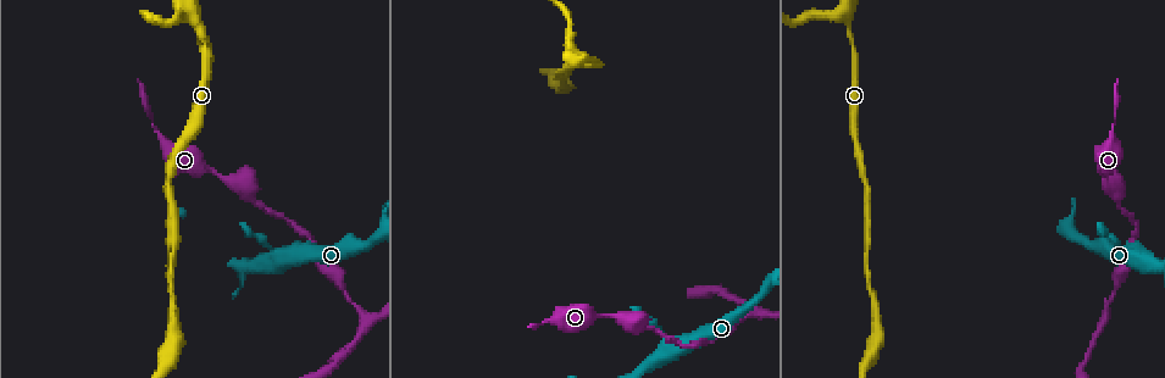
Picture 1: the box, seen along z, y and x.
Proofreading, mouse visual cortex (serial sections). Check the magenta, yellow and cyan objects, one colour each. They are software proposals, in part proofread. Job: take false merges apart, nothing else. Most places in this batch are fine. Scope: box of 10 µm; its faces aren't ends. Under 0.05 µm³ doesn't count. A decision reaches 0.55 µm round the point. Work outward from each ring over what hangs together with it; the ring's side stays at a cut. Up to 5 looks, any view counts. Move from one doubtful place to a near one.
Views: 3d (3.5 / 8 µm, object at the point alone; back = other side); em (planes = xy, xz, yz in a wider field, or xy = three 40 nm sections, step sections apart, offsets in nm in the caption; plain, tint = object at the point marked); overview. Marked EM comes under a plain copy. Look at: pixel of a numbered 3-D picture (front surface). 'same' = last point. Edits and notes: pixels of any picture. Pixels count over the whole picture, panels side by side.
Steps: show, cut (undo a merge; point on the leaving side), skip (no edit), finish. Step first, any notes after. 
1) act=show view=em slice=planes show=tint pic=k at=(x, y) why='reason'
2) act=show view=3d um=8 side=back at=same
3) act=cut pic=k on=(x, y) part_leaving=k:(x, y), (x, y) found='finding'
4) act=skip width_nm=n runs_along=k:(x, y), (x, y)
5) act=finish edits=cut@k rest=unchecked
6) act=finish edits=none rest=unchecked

act=show view=3d um=8 pic=1 at=(275, 260) why='thick turns thin'

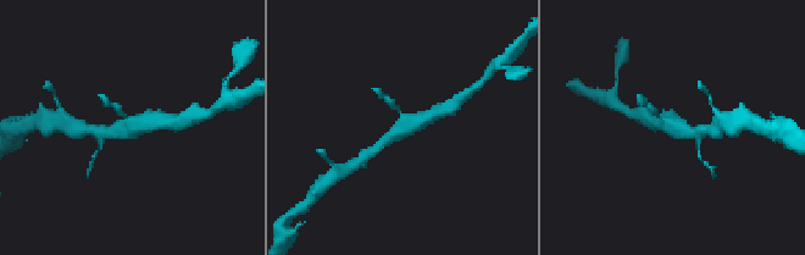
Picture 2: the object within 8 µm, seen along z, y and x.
act=show view=em slice=xy step=5 show=tint at=same

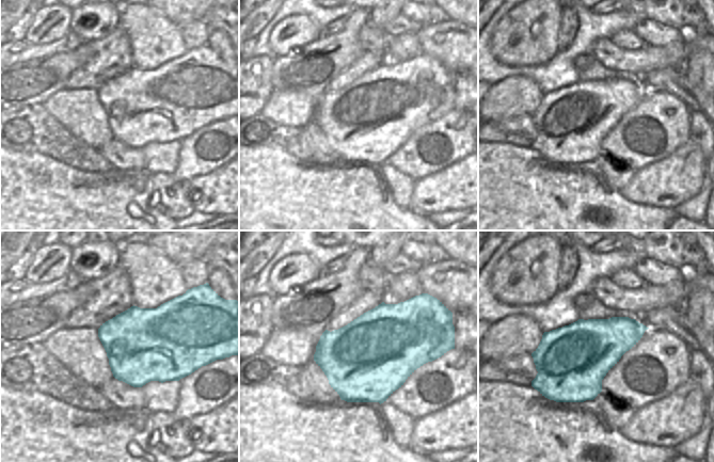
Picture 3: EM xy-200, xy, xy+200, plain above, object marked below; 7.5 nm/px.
act=skip runs_along=2:(443, 111), (406, 125), (382, 143) found='continuous, no second cell'

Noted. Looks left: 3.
act=show view=3d um=3.5 pic=1 at=(366, 317) why='abrupt turn'

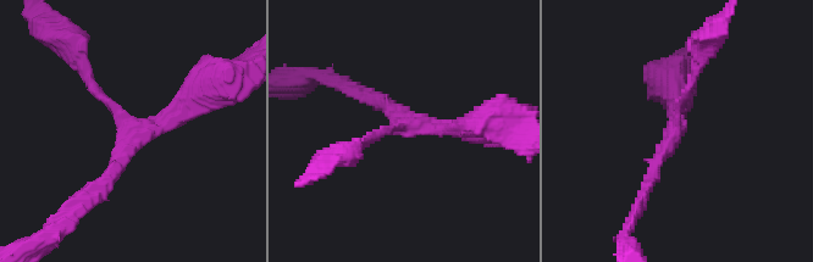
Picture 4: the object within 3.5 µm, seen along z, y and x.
act=show view=em slice=xy step=1 show=tint pic=4 at=(405, 125) arms=3 arm_widths_nm=150,150,150

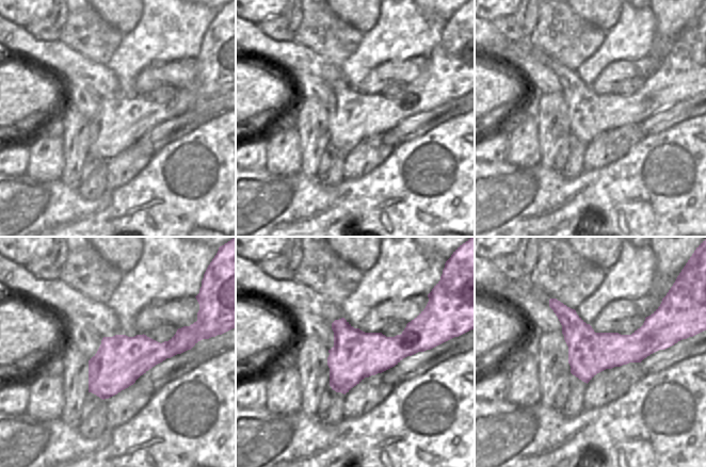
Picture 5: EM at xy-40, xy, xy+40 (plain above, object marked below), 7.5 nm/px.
act=skip runs_along=4:(698, 66), (645, 194) found='one cell here'

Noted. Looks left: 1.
act=finish edits=none rest=unchecked

